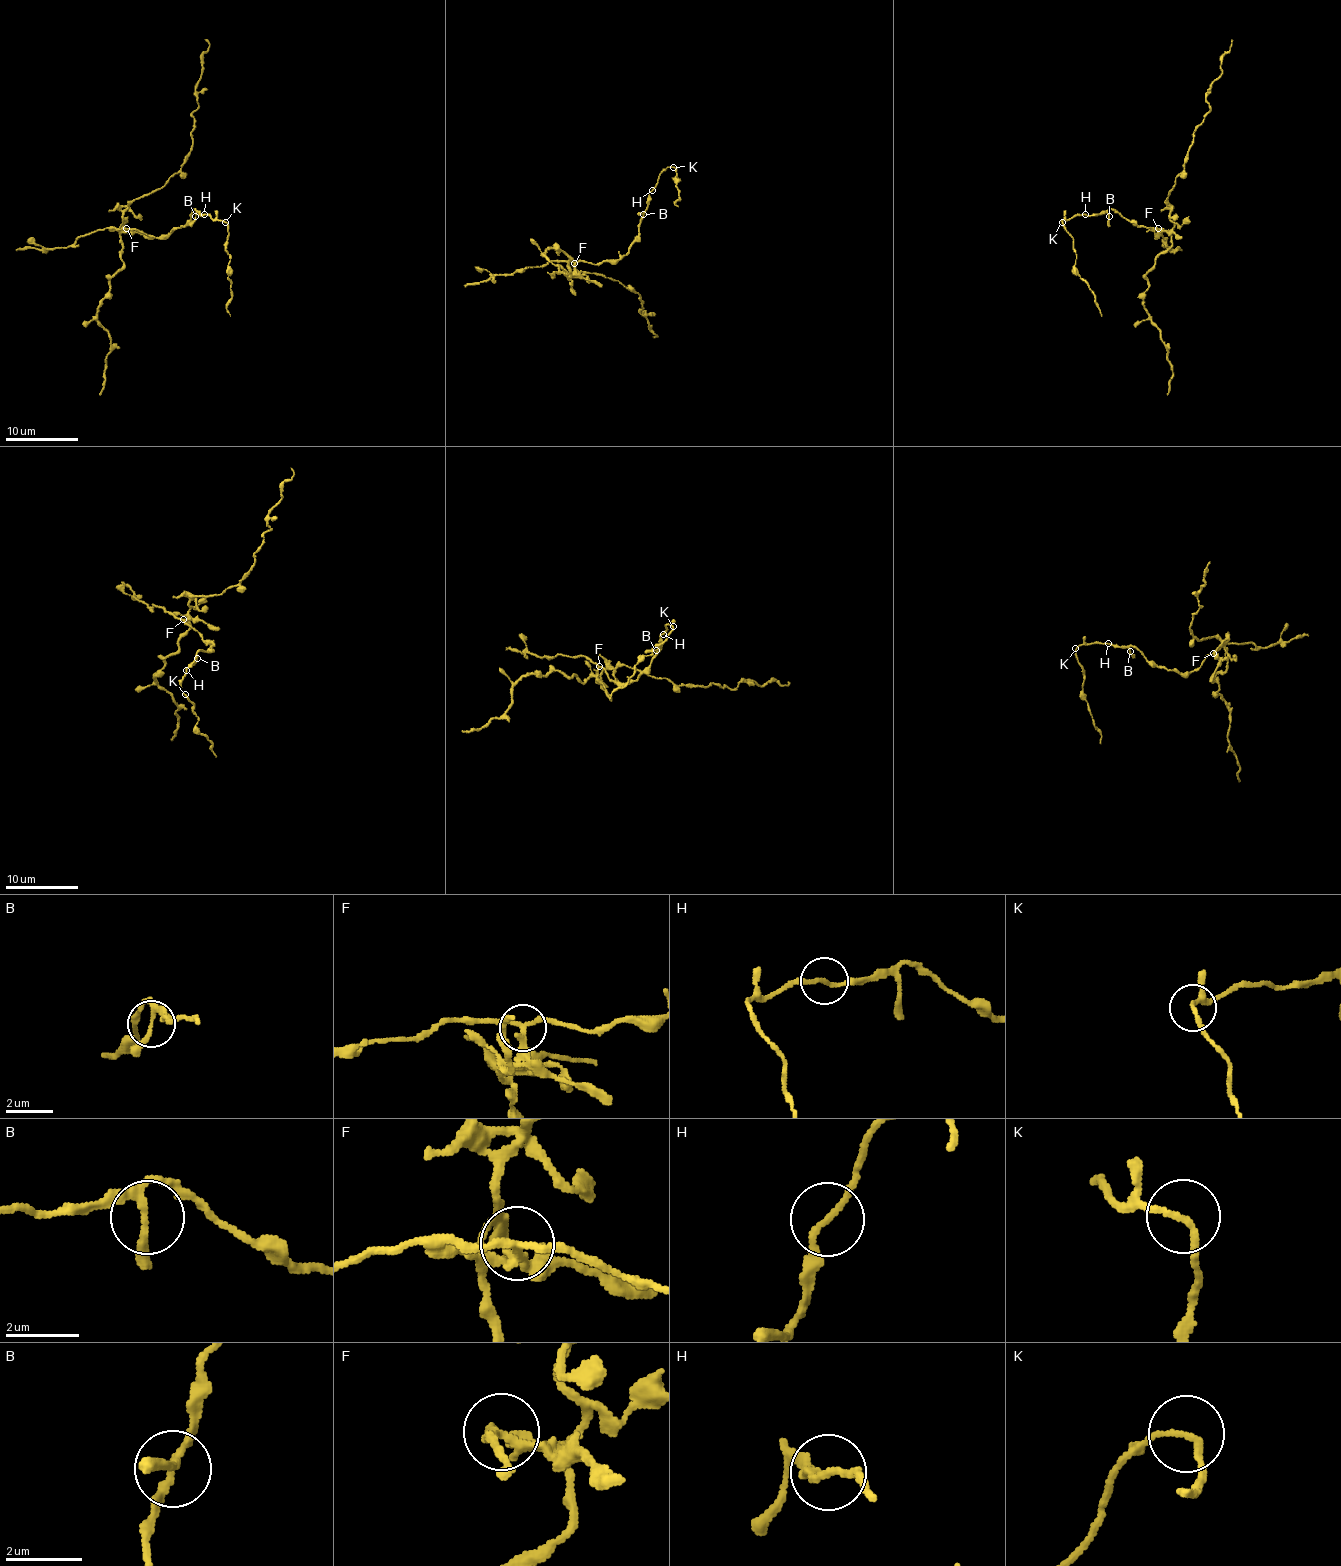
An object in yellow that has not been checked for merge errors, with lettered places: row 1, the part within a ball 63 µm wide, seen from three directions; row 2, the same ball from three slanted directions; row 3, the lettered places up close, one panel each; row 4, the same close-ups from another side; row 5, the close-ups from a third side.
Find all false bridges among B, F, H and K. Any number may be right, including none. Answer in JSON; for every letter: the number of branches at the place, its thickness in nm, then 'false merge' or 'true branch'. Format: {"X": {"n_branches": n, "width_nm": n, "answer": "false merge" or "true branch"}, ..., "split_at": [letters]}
{"B": {"n_branches": 3, "width_nm": 170, "answer": "true branch"}, "F": {"n_branches": 3, "width_nm": 200, "answer": "false merge"}, "H": {"n_branches": 2, "width_nm": 160, "answer": "true branch"}, "K": {"n_branches": 2, "width_nm": 170, "answer": "false merge"}, "split_at": ["F", "K"]}

